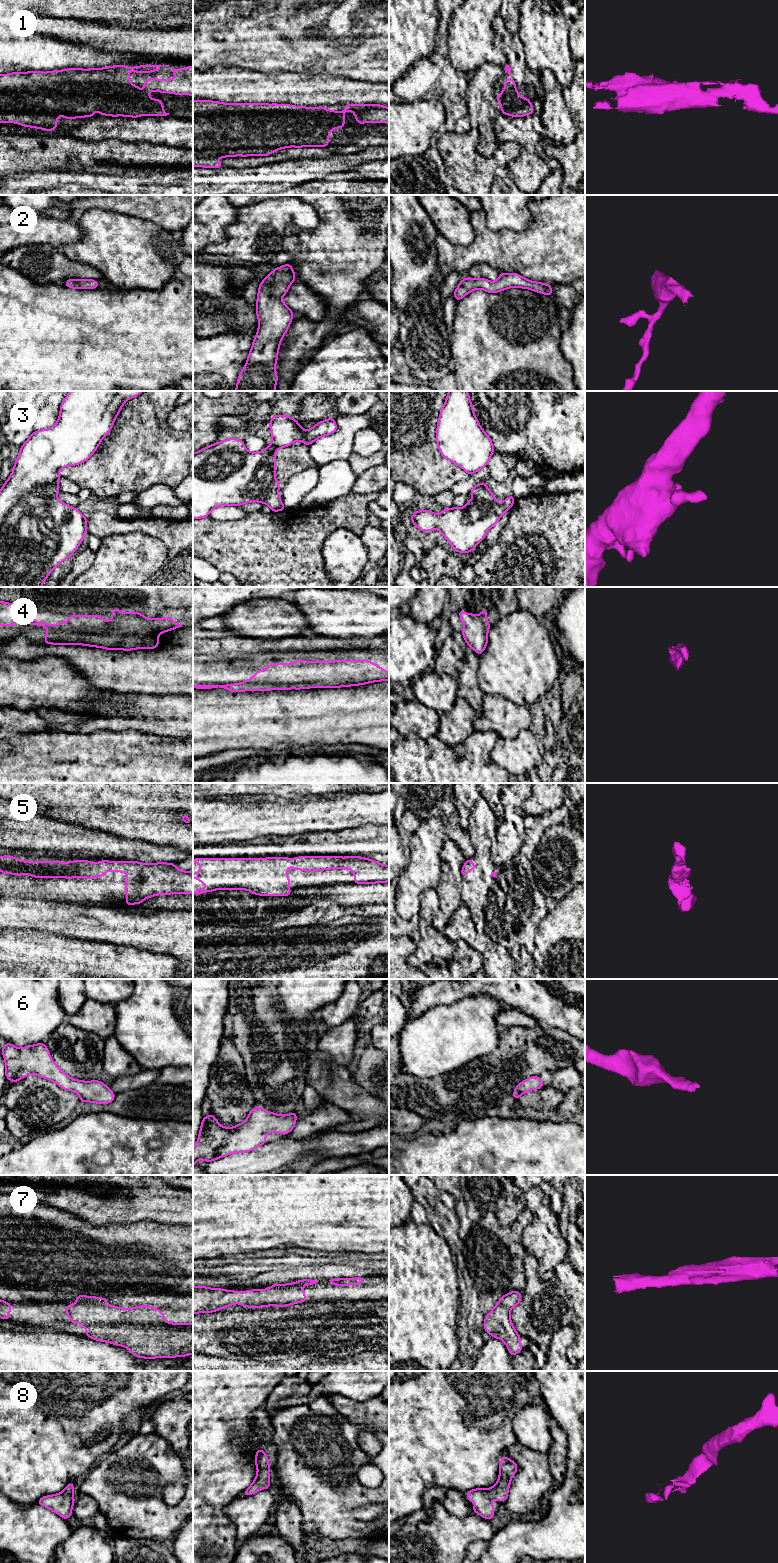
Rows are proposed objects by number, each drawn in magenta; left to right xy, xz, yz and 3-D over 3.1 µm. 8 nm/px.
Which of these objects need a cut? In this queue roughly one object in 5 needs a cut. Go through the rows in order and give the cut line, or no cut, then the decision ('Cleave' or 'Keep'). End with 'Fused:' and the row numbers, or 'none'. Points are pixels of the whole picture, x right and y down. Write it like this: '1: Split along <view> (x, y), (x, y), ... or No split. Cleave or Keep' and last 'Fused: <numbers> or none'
1: No split. Keep
2: No split. Keep
3: No split. Keep
4: No split. Keep
5: No split. Keep
6: No split. Keep
7: No split. Keep
8: No split. Keep
Fused: none

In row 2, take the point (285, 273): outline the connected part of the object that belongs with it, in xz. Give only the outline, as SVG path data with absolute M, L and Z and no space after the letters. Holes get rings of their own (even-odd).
M287 263L275 268L259 284L256 302L259 326L247 362L238 376L235 391L275 391L278 381L275 366L280 343L294 316L292 310L281 300L281 297L288 293L289 287L294 281L296 281L295 272L290 263Z

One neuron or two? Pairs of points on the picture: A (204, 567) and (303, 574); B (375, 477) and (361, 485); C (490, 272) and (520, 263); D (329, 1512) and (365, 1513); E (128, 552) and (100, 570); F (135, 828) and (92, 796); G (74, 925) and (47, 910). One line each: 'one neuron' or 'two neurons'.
A: two neurons
B: one neuron
C: two neurons
D: two neurons
E: one neuron
F: one neuron
G: one neuron

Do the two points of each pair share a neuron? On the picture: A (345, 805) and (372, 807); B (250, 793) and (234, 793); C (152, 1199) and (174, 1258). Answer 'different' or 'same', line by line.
A: same
B: same
C: different

